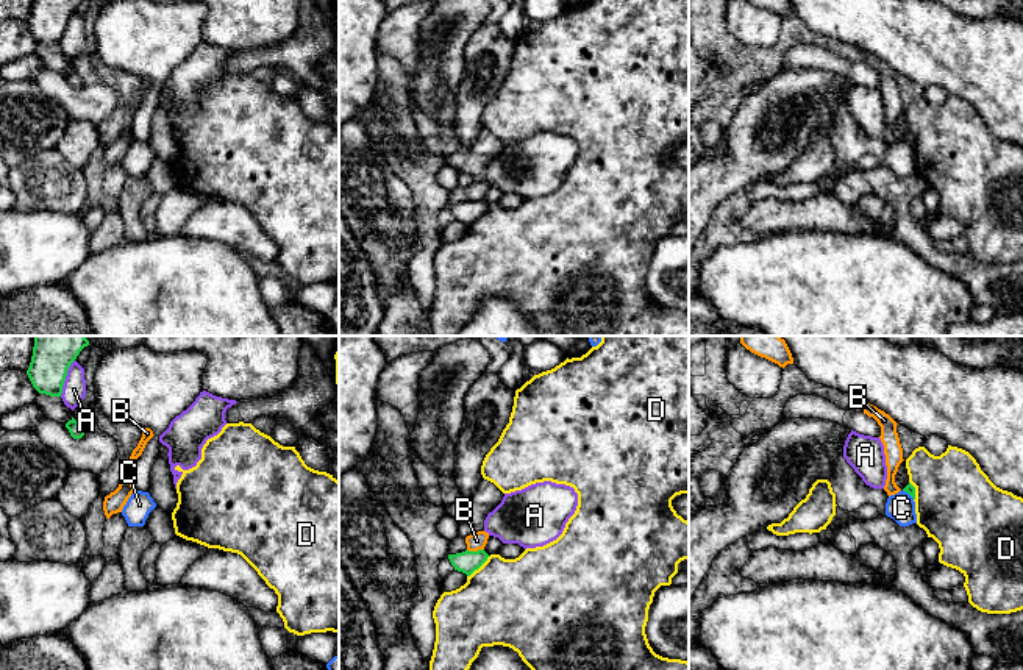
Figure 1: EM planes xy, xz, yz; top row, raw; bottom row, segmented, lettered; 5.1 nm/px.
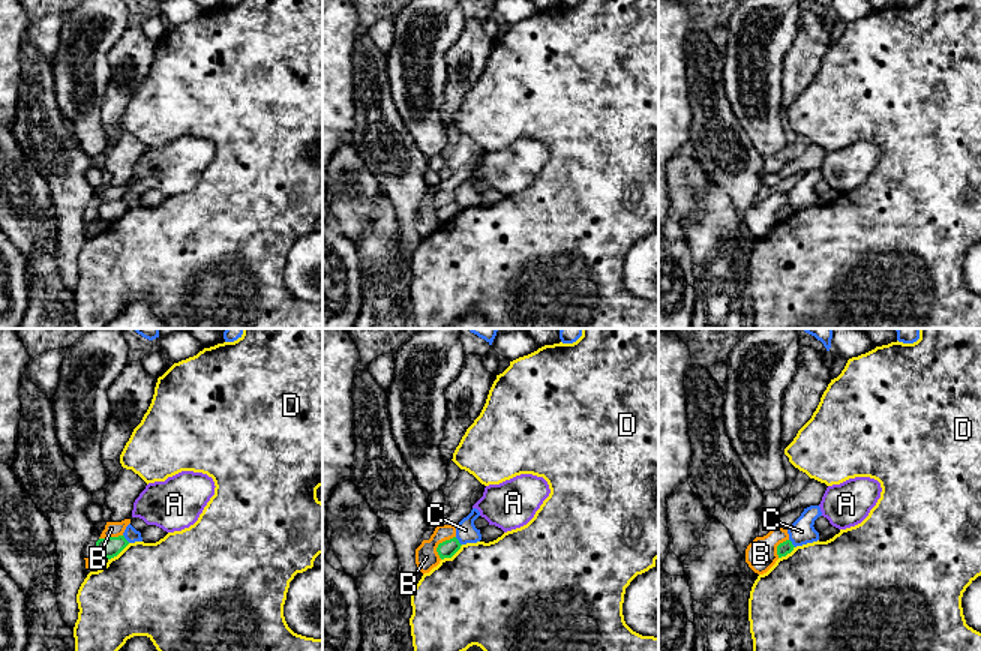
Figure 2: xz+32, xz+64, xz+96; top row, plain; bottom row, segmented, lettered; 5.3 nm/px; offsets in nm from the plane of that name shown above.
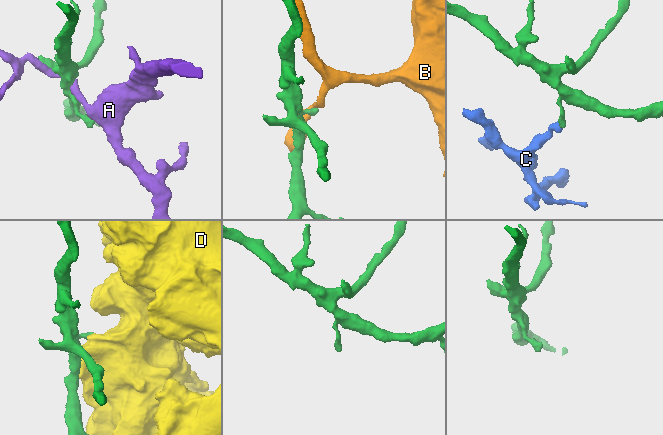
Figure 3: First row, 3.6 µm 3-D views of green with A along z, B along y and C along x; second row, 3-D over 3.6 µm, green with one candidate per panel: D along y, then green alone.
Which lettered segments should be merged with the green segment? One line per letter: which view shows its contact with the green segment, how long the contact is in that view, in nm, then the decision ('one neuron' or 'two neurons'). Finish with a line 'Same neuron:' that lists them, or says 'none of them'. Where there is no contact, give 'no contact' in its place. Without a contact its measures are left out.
A: xy | 200 nm | two neurons
B: xz | 90 nm | two neurons
C: yz | 80 nm | two neurons
D: xz | 160 nm | two neurons
Same neuron: none of them

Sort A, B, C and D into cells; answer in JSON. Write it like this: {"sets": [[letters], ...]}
{"sets": [["A"], ["B"], ["C"], ["D"]]}

